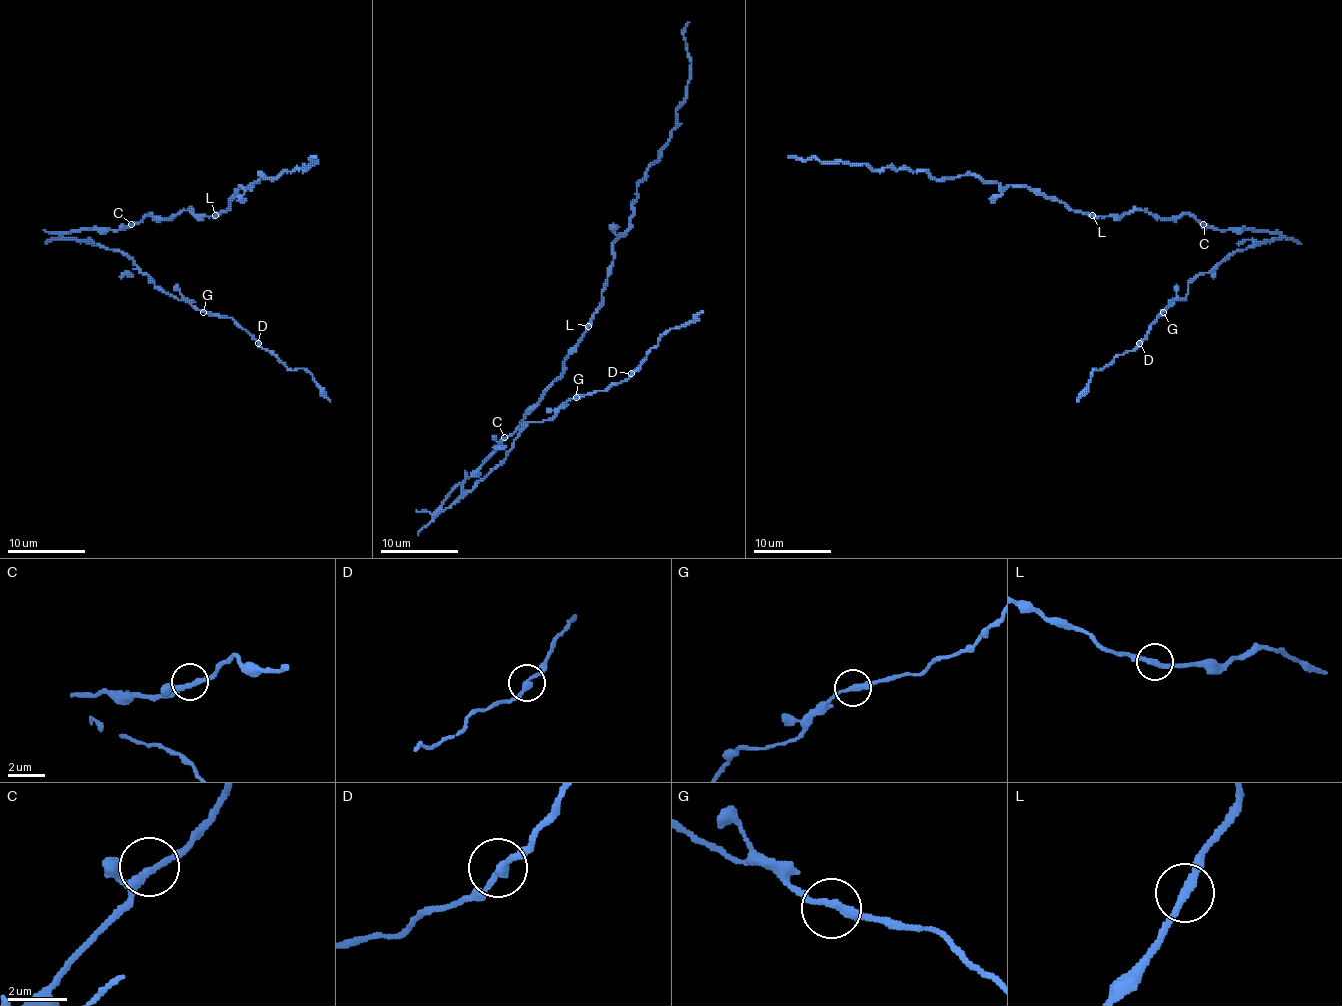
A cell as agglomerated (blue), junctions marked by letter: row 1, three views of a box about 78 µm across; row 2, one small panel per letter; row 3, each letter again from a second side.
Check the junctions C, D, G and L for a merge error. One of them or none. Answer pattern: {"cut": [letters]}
{"cut": []}

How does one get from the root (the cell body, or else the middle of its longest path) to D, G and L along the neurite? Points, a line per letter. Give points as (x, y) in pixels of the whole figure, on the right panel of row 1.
D: (1205, 226), (1266, 230), (1281, 238), (1237, 249), (1200, 273), (1186, 296), (1172, 302), (1139, 343)
G: (1205, 226), (1266, 230), (1281, 238), (1233, 251), (1207, 273), (1200, 273), (1188, 284), (1186, 296), (1163, 312)
L: (1205, 226), (1188, 214), (1172, 218), (1155, 218), (1145, 210), (1131, 210), (1120, 216), (1092, 214)

